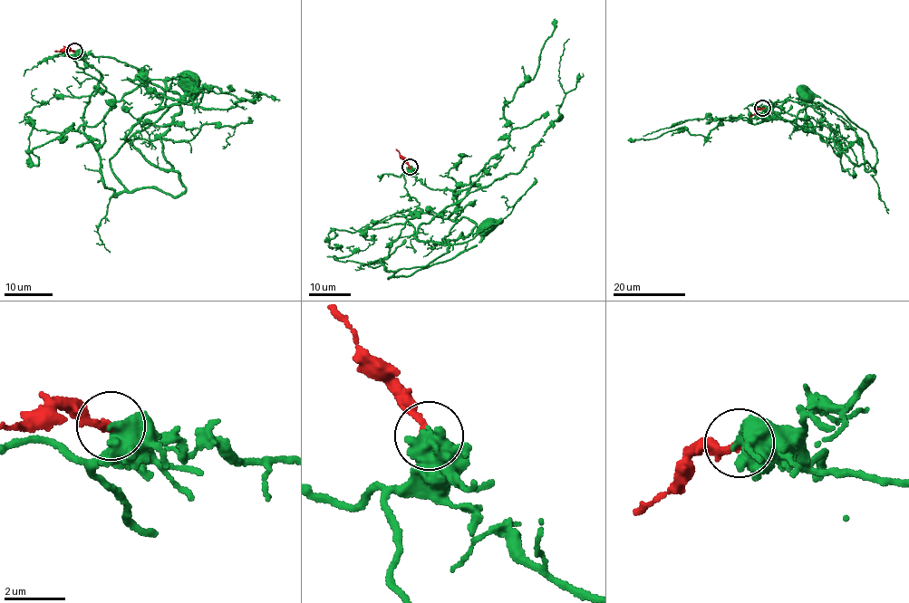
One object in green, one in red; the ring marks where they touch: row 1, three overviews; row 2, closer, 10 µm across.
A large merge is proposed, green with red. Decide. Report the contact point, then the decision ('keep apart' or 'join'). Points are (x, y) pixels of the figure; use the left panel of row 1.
place (74, 51); keep apart

